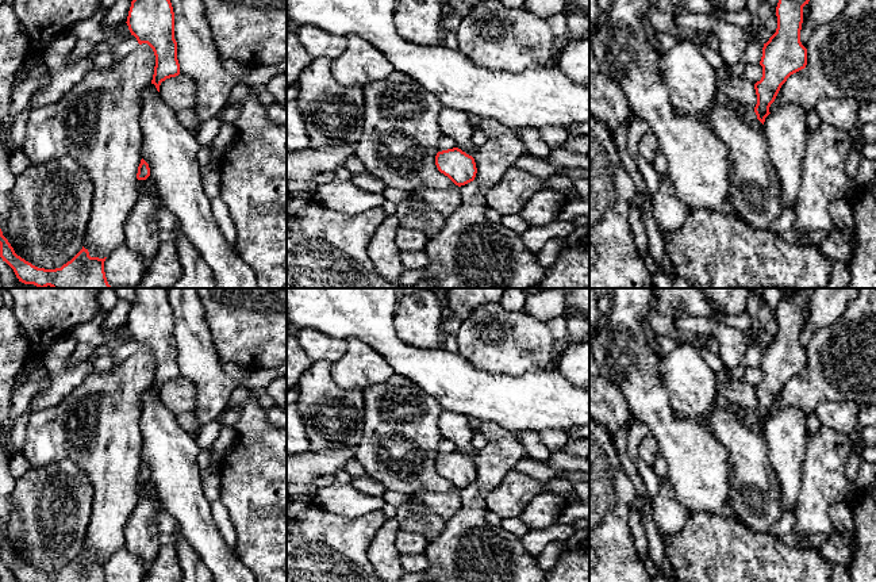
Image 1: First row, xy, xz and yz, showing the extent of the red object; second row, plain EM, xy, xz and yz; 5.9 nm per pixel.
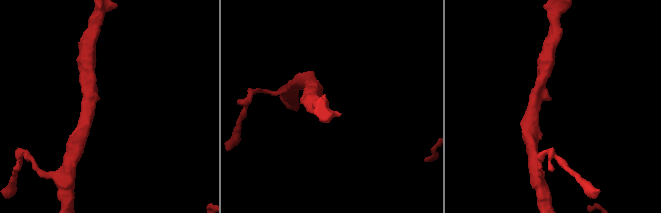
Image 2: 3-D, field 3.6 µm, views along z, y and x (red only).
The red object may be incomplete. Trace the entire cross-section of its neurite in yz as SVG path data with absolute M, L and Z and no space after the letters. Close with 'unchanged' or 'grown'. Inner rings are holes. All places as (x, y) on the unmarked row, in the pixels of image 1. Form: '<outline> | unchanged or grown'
M781 288L781 299L776 310L777 332L764 346L760 364L762 380L754 387L757 398L754 416L762 428L771 417L769 410L781 388L791 378L807 368L807 352L800 345L800 333L803 310L808 307L814 290L798 288L795 292L788 292Z | unchanged

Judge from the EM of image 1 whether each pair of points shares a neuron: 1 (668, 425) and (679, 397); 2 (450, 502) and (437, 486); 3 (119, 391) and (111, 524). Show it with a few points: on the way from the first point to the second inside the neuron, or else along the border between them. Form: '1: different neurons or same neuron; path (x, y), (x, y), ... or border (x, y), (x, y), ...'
1: different neurons; border (661, 381), (669, 405), (679, 416), (703, 420)
2: different neurons; border (456, 489), (448, 491), (421, 491), (417, 496)
3: same neuron; path (112, 424), (112, 491)

